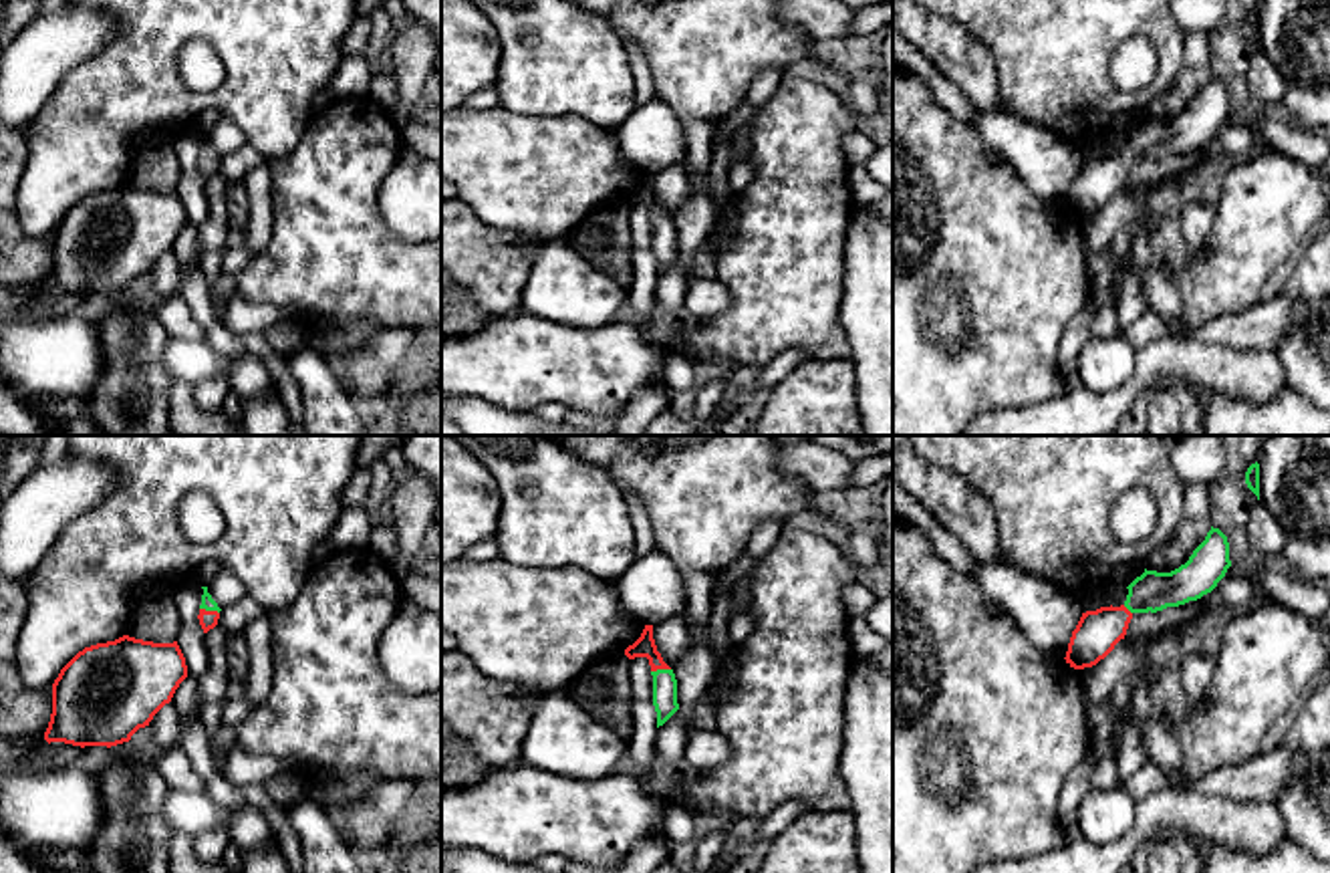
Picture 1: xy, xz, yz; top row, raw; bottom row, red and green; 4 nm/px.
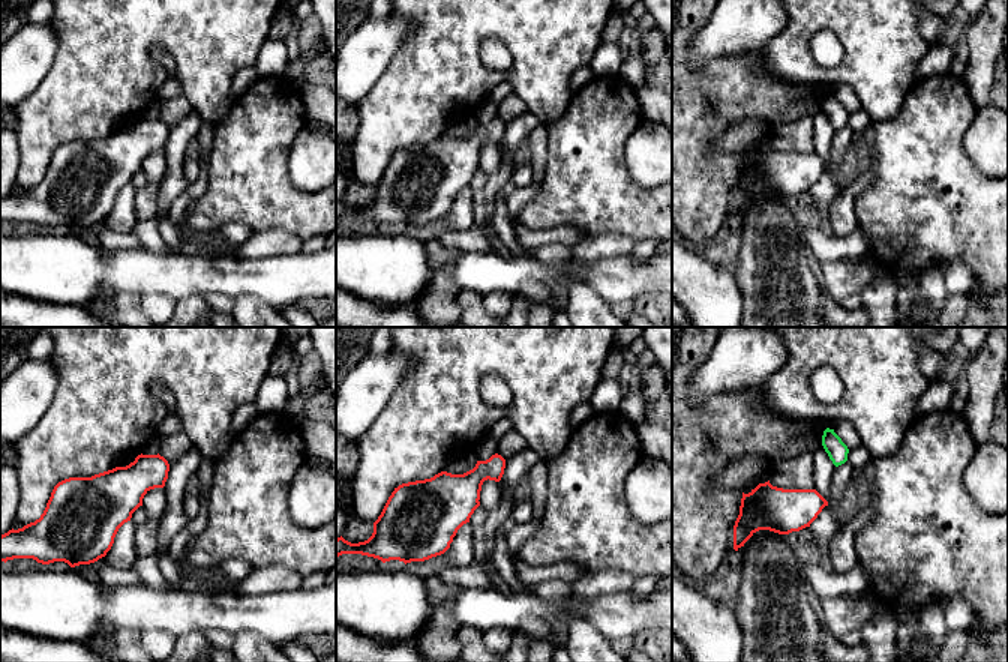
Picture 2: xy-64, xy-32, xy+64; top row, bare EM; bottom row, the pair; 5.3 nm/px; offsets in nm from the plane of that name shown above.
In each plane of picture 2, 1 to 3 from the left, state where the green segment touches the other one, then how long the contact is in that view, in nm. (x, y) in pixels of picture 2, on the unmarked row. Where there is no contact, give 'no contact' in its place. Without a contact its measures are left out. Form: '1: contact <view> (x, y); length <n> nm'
1: no contact
2: no contact
3: no contact

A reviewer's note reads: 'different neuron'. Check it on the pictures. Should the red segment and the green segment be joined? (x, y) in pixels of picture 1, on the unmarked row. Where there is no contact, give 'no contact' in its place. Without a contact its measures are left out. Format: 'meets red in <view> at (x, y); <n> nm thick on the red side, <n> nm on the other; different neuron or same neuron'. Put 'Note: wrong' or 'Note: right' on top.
Note: wrong
meets red in xy at (210, 160); 80 nm thick on the red side, 60 nm on the other; same neuron

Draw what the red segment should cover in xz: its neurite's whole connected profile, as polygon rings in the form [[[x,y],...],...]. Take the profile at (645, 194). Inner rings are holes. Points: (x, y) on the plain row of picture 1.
[[[645,173],[641,185],[625,198],[629,208],[647,206],[653,224],[653,254],[657,276],[663,274],[677,258],[677,228],[673,218],[663,210],[653,188],[653,173]]]

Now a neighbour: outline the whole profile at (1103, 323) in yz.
[[[1092,290],[1090,304],[1094,315],[1090,319],[1092,337],[1112,337],[1118,335],[1116,304],[1110,290]]]

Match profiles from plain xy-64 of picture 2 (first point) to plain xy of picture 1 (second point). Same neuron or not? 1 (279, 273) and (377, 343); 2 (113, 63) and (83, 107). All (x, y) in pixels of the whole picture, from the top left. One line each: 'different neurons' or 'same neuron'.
1: different neurons
2: same neuron

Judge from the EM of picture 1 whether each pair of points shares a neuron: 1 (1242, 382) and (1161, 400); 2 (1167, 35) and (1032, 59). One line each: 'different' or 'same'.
1: different
2: same

